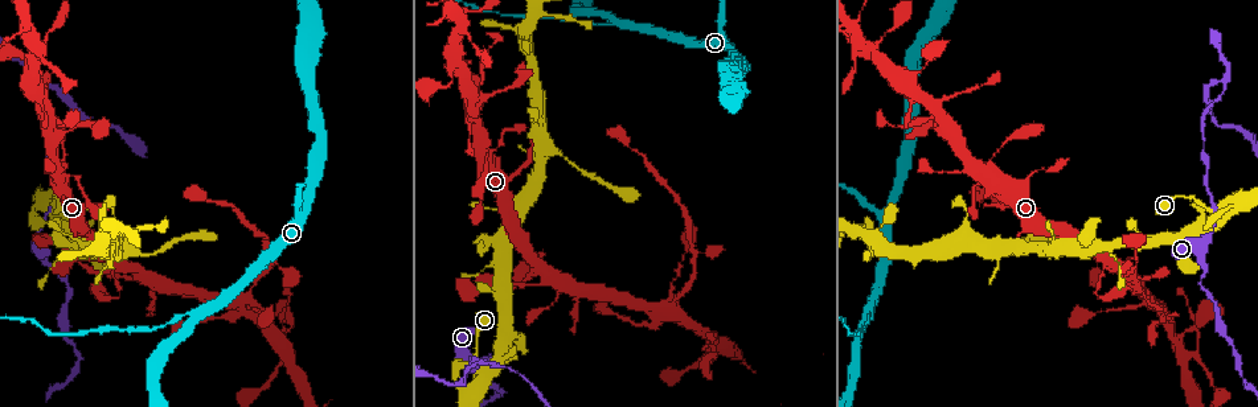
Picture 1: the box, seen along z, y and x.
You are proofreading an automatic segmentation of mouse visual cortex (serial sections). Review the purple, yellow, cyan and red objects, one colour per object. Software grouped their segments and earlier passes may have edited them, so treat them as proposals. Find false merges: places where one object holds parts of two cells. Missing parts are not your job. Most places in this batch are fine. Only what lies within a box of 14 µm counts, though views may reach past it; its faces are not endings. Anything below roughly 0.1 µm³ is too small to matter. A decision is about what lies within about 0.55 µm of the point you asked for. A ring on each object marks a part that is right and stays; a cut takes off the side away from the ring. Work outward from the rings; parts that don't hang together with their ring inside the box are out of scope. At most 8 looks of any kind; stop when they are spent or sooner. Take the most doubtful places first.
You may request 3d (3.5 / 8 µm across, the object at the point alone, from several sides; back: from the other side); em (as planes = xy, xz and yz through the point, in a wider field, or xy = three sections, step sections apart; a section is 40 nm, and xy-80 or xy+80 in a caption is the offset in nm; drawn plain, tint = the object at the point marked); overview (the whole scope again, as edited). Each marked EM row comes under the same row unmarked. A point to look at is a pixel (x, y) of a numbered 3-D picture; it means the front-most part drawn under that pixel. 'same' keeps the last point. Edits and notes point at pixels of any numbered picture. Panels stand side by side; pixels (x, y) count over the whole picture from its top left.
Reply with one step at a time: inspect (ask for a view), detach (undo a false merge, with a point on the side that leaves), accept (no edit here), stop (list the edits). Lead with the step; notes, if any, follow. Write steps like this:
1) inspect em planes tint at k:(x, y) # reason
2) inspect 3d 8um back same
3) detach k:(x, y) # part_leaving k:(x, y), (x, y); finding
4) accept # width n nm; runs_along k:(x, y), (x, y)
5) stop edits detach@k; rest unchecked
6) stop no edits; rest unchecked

inspect 3d 8um at 1:(466, 379) # a fork

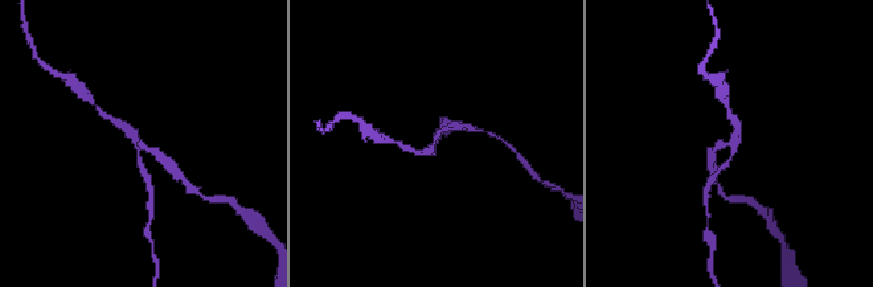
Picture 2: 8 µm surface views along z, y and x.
inspect 3d 3.5um at 2:(138, 148)

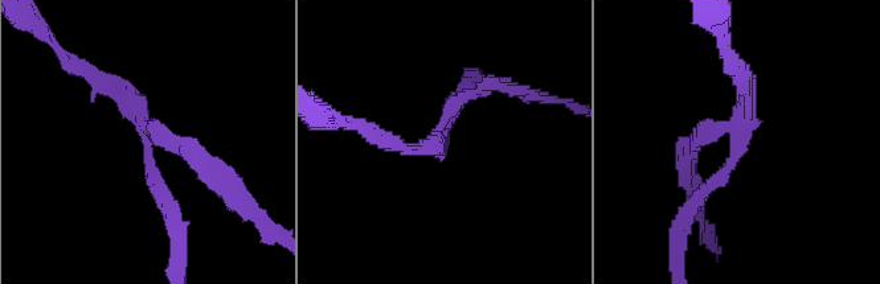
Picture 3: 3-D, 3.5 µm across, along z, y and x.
detach 3:(170, 142) # arms 3; part_leaving 3:(146, 131), (179, 143), (240, 200); a second cell is stuck on

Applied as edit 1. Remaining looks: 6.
inspect 3d 8um at 1:(617, 21) # narrows sharply

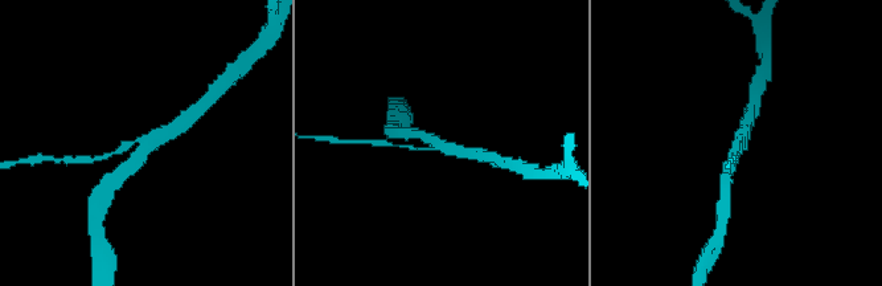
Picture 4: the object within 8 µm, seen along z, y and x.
inspect em xy step 2 tint at 4:(147, 141) # now the EM

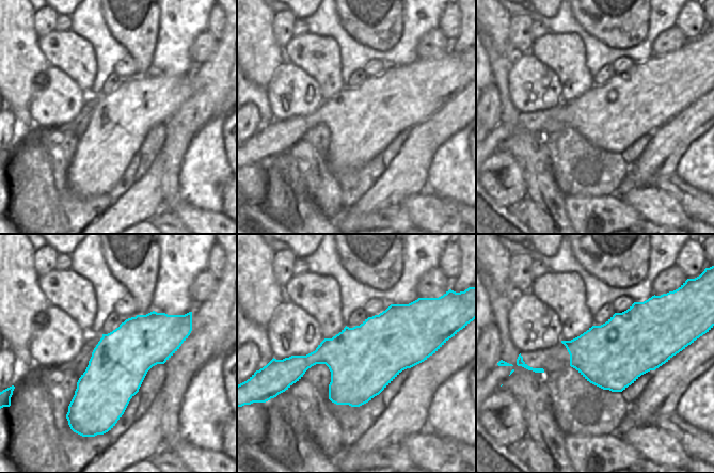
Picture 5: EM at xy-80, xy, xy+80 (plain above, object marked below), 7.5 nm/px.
accept # arm_widths 150, 300, 350 nm; runs_along 4:(177, 125), (154, 135), (123, 171); continuous, no second cell

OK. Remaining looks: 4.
inspect 3d 3.5um at 1:(860, 13) # thin arm on a thick one

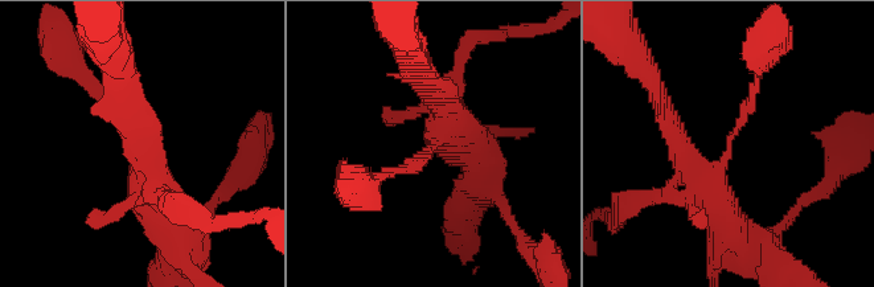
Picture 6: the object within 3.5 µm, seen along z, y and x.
accept # arm_widths 150, 200, 350, 450 nm; runs_along 6:(167, 218), (130, 121), (90, 93); all the same cell

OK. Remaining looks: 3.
stop edits detach@3; rest unchecked

